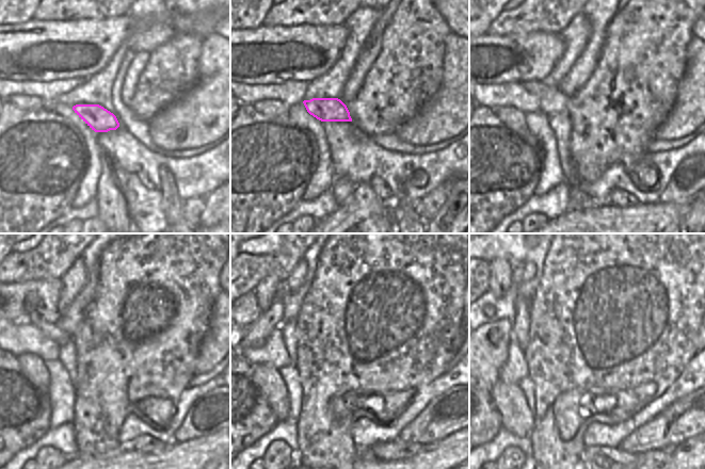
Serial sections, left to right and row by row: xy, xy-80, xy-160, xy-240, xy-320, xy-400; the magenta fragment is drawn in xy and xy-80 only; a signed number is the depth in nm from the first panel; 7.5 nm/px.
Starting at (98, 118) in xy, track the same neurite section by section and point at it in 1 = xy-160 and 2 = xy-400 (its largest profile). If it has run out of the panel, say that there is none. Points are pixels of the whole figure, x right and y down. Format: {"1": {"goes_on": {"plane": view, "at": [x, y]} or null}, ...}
{"1": {"goes_on": {"plane": "xy-160", "at": [551, 100]}}, "2": {"goes_on": {"plane": "xy-400", "at": [499, 271]}}}

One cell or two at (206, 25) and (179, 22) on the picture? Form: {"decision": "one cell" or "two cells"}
{"decision": "one cell"}

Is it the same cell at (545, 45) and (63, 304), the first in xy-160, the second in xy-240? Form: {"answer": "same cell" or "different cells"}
{"answer": "different cells"}

